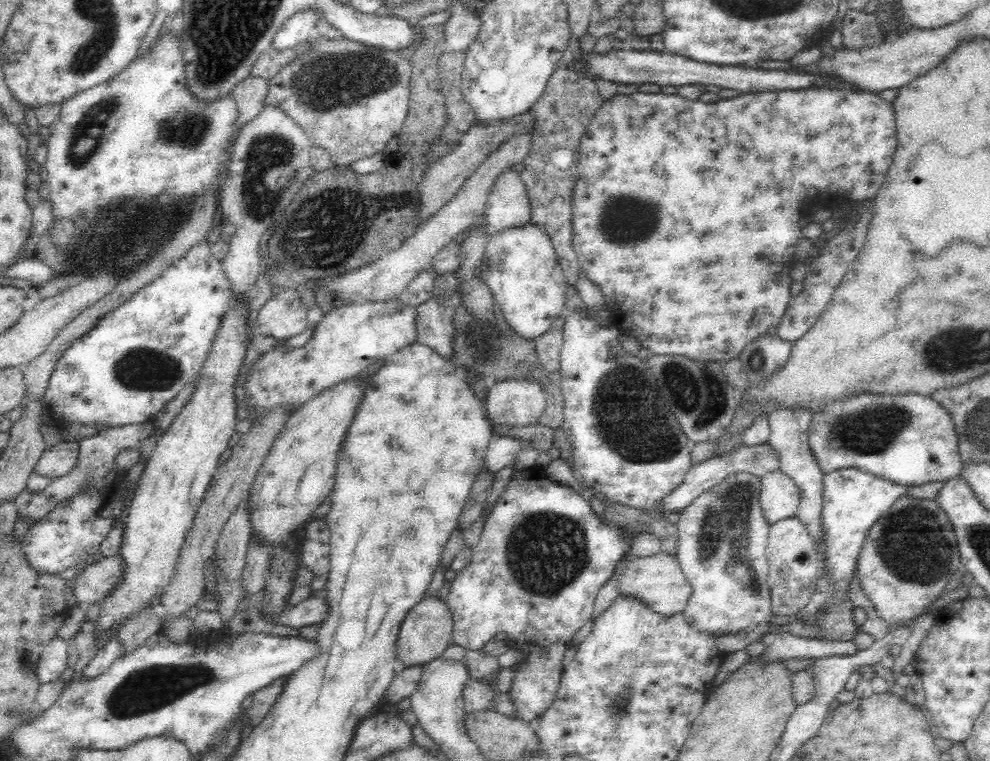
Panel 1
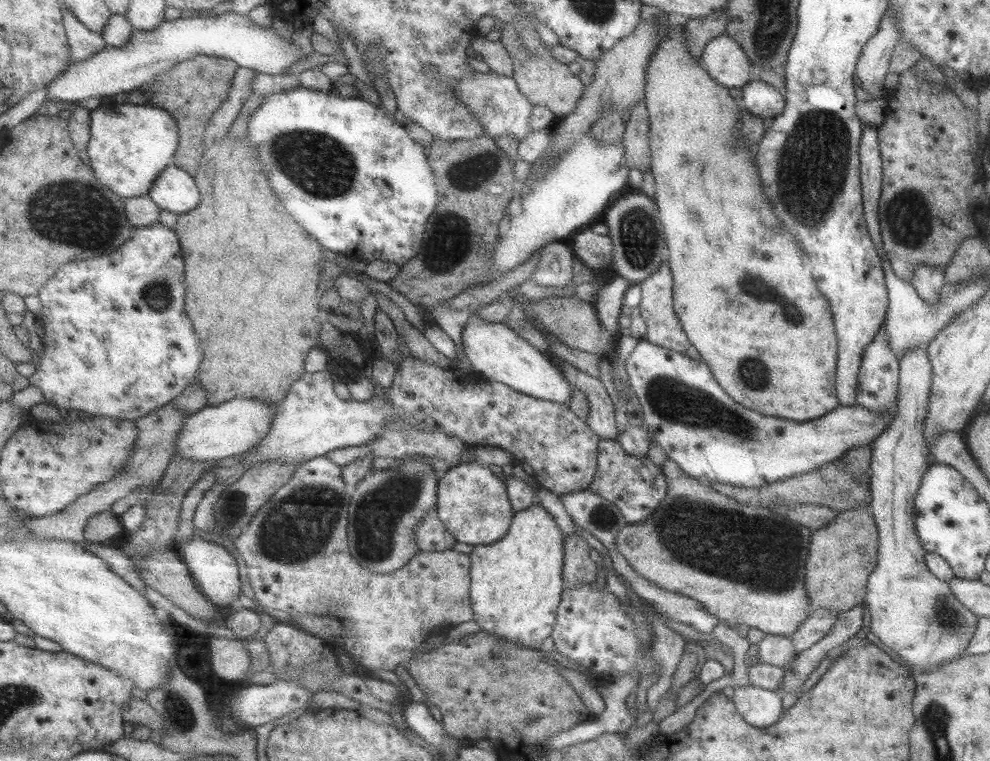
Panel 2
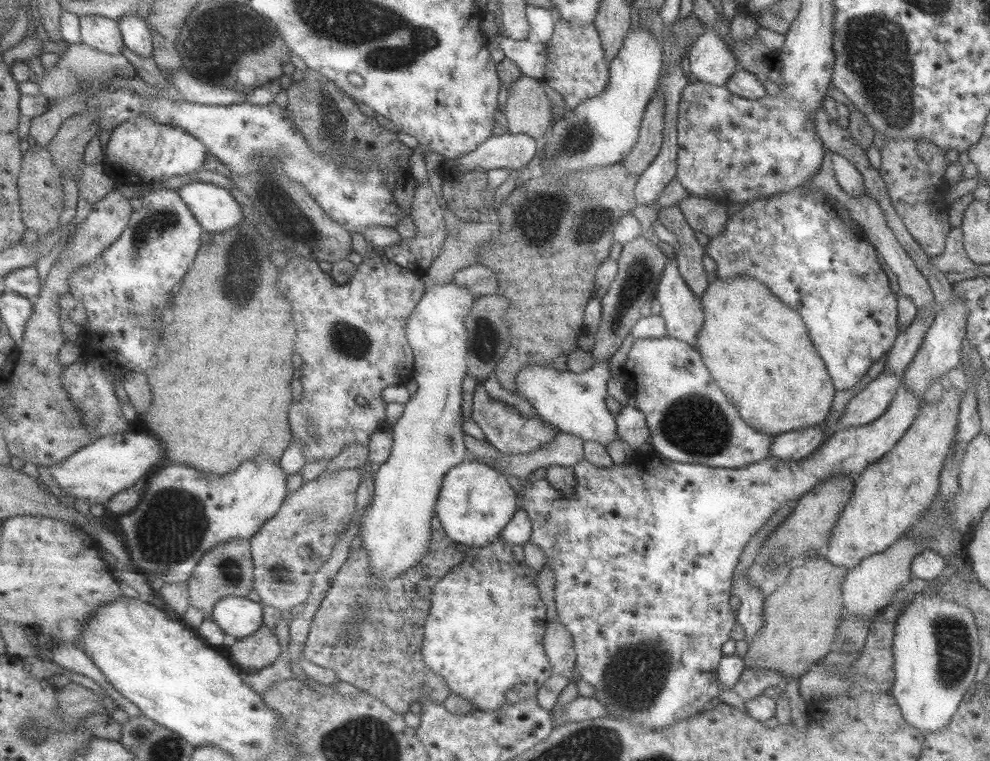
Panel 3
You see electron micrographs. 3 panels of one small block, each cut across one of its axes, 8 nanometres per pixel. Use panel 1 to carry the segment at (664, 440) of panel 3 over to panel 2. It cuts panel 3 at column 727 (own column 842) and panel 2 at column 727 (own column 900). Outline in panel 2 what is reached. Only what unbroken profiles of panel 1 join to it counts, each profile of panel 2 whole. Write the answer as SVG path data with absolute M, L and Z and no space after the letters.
M643 338L636 342L635 349L633 349L631 354L625 359L624 367L628 376L628 386L641 405L643 425L649 431L652 440L662 448L662 451L666 454L666 458L675 462L687 476L704 481L707 484L716 482L717 484L725 483L731 486L743 486L743 488L761 488L762 486L767 486L774 482L781 482L793 476L799 476L807 472L815 472L820 466L841 458L844 452L851 447L863 446L867 443L871 444L874 438L878 437L879 433L887 426L887 423L890 423L891 417L895 415L895 410L897 410L897 398L895 398L893 405L891 405L887 411L883 411L883 413L871 413L871 411L867 411L867 409L863 409L858 405L838 405L836 408L833 408L833 410L827 412L827 414L823 414L823 416L811 419L810 421L795 422L784 418L773 418L773 416L761 416L761 414L757 414L757 412L753 412L753 410L747 410L747 408L739 406L737 402L733 402L728 394L725 394L725 392L719 388L719 384L713 380L708 366L702 359L691 360L691 358L684 354L657 347L646 342Z

